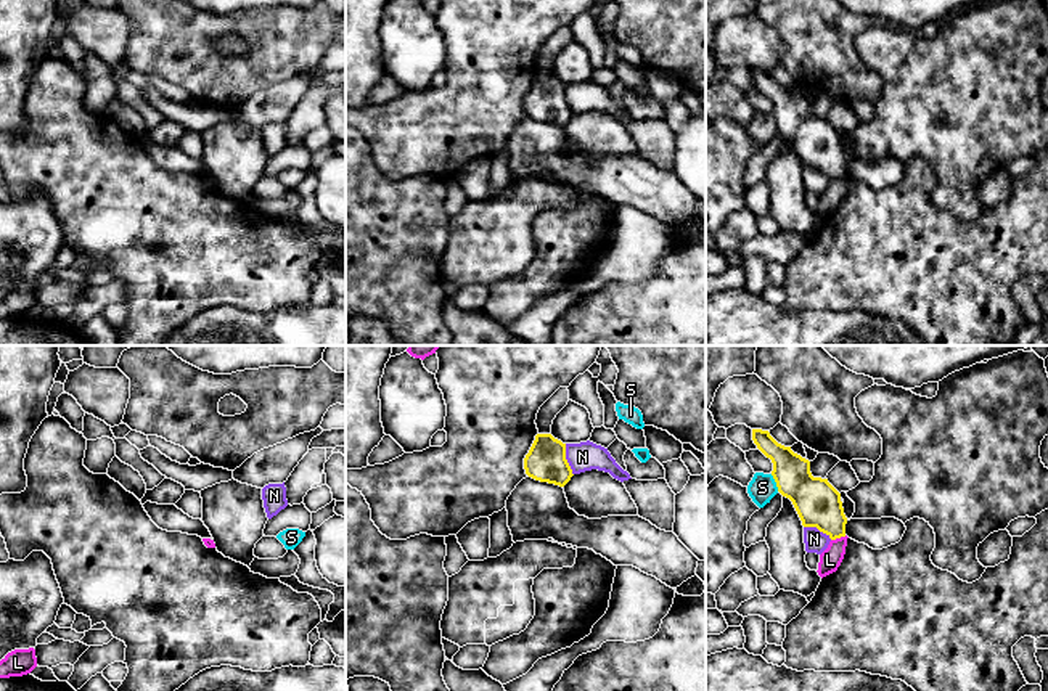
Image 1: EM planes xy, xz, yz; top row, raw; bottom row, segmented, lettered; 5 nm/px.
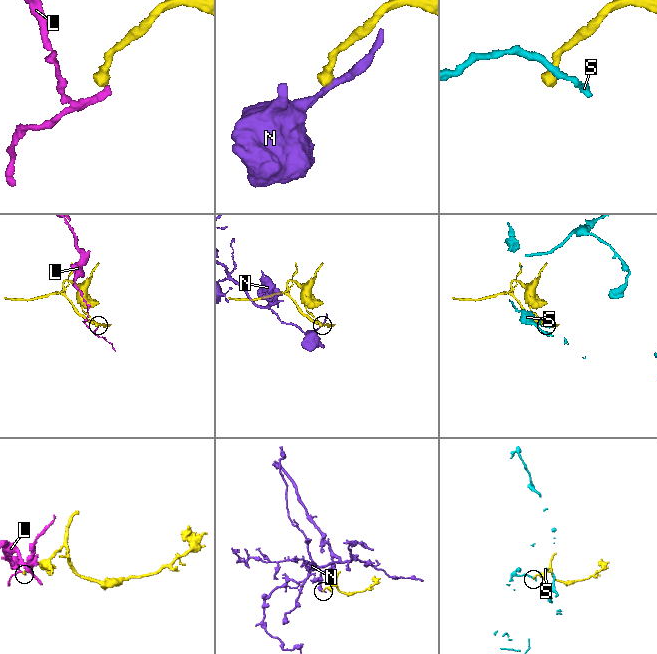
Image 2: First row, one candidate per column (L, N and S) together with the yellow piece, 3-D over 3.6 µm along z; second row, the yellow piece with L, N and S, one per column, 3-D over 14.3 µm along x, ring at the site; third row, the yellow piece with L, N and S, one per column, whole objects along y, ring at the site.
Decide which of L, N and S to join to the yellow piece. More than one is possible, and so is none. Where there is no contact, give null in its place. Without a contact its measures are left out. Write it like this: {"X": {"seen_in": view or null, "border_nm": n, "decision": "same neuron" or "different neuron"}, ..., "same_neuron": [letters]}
{"L": {"seen_in": "yz", "border_nm": 80, "decision": "different neuron"}, "N": {"seen_in": "xz", "border_nm": 170, "decision": "different neuron"}, "S": {"seen_in": "yz", "border_nm": 100, "decision": "different neuron"}, "same_neuron": []}

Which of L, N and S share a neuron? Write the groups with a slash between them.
L / N / S

